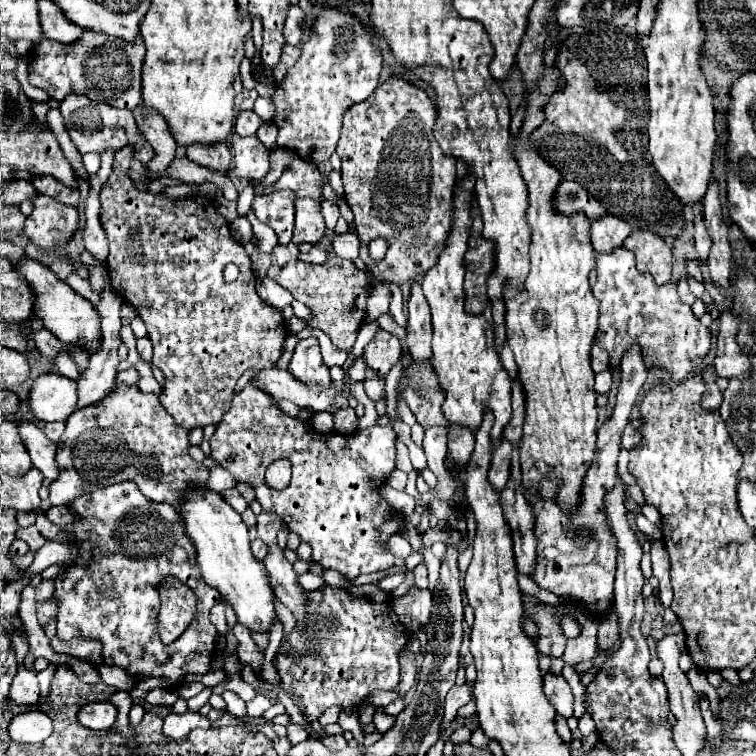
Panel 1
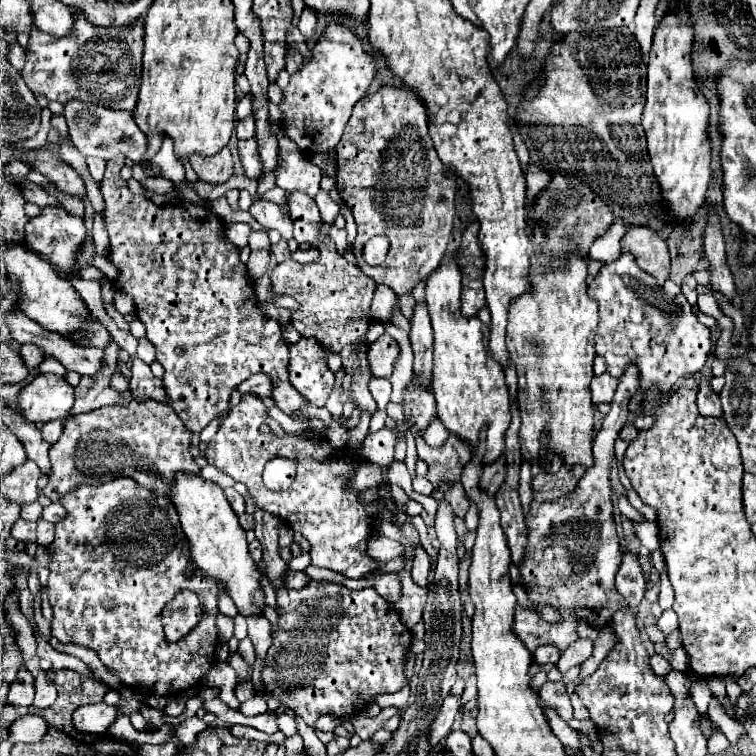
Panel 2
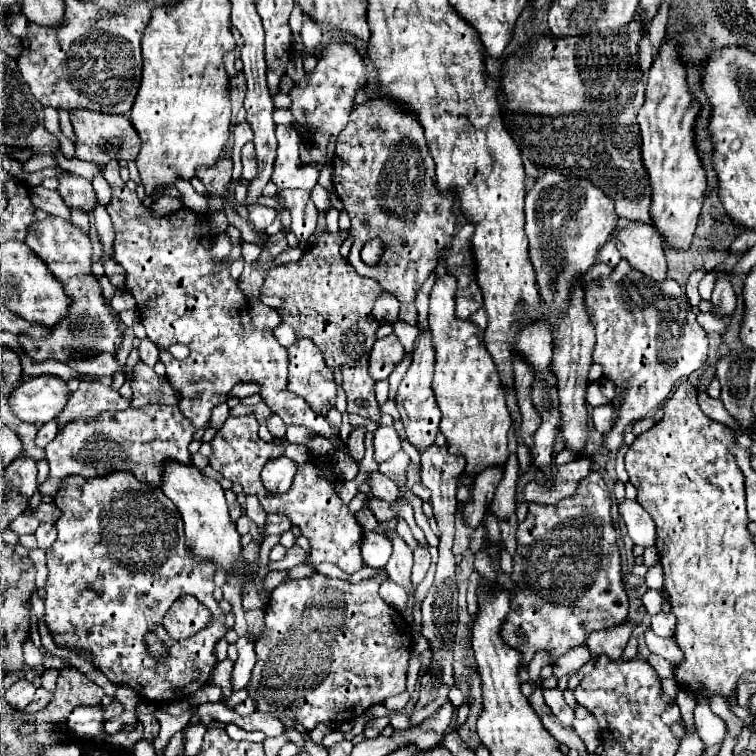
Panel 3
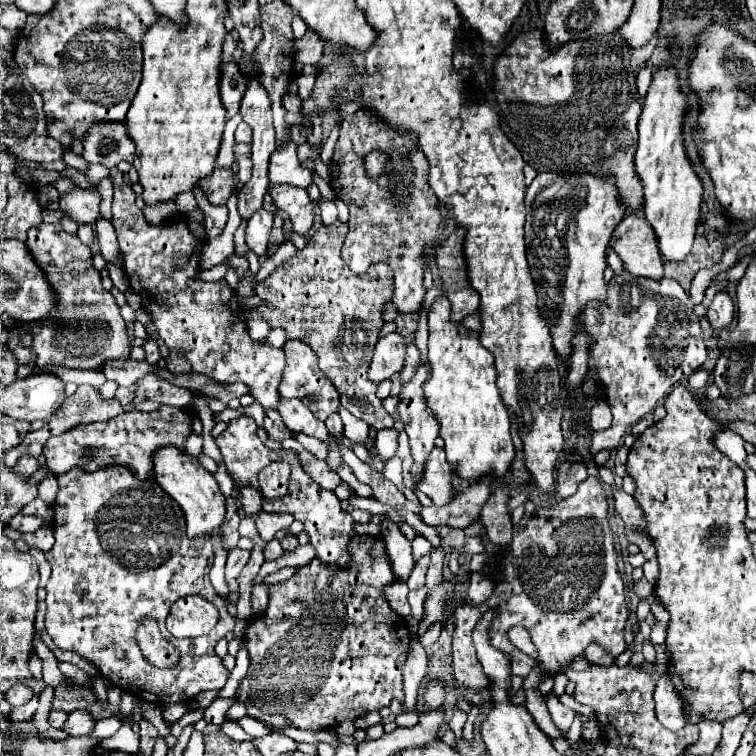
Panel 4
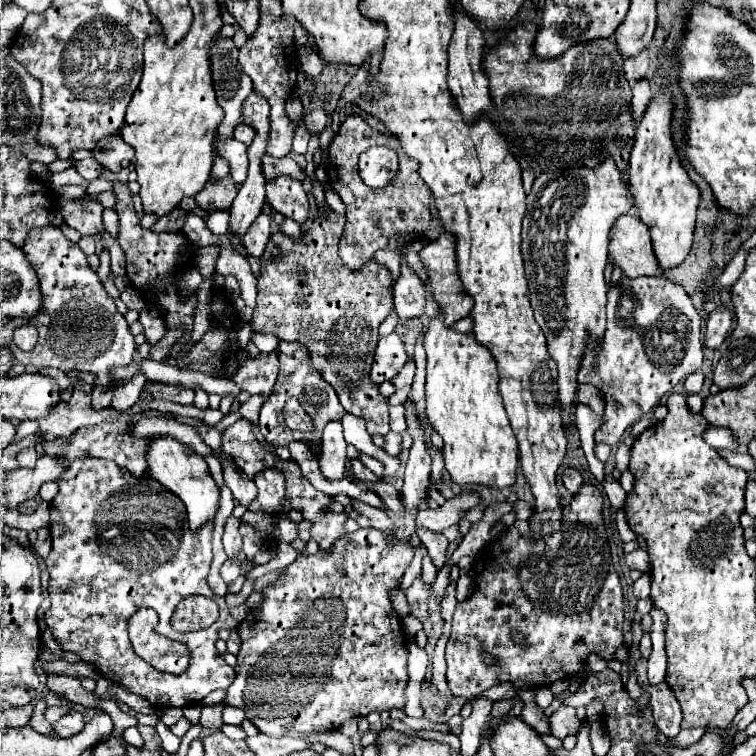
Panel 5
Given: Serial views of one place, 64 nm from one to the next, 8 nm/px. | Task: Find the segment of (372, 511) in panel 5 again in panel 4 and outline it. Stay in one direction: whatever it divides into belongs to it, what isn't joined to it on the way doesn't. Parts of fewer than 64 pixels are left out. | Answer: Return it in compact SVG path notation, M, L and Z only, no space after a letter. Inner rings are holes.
M382 520L382 536L388 540L390 546L386 546L388 556L394 564L394 574L396 580L406 582L408 574L412 572L412 550L410 550L410 542L404 538L404 534L400 532L400 528L392 522L392 520Z

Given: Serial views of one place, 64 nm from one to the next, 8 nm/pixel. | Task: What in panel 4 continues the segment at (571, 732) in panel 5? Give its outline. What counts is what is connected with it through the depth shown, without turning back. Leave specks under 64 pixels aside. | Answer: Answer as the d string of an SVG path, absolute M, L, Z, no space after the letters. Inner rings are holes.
M554 694L548 696L548 710L550 710L552 722L556 724L556 728L558 728L562 734L566 734L568 728L572 726L572 720L574 720L576 712L572 710L572 708L560 704Z

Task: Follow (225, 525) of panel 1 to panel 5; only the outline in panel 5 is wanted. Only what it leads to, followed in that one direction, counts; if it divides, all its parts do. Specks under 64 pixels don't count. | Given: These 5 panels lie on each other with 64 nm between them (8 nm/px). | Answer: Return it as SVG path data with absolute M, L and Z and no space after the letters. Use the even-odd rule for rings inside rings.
M150 436L148 438L148 450L146 450L146 462L150 476L158 480L162 486L166 486L170 492L174 492L188 510L188 522L190 528L200 528L206 520L216 516L218 502L220 502L220 490L214 484L208 464L202 456L198 456L190 446L182 444L174 436Z

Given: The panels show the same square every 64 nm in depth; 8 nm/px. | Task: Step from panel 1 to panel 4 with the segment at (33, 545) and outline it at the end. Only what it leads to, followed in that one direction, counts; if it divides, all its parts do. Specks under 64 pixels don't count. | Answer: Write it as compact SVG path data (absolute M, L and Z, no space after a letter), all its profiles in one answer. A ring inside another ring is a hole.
M22 512L12 516L12 520L10 520L10 526L20 532L36 532L42 524L46 524L46 520L42 516L26 516Z

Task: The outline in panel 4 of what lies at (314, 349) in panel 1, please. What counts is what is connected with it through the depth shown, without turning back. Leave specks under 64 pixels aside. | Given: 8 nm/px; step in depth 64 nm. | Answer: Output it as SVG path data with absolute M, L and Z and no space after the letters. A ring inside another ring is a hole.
M288 340L282 346L284 354L286 354L286 366L282 372L282 380L278 386L278 394L282 398L300 398L310 412L318 418L318 420L326 420L332 414L338 414L338 406L340 406L340 396L334 388L334 384L330 384L330 380L324 376L324 372L318 368L316 356L312 352L312 348L308 344L302 344L302 340Z

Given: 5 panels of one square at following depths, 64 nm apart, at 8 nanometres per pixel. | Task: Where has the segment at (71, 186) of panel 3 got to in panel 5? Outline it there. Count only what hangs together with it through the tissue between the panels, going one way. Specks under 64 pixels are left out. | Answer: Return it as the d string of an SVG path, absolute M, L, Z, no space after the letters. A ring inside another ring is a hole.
M62 200L60 214L70 228L76 228L80 236L92 236L104 232L102 224L102 206L96 202L80 202L80 200Z

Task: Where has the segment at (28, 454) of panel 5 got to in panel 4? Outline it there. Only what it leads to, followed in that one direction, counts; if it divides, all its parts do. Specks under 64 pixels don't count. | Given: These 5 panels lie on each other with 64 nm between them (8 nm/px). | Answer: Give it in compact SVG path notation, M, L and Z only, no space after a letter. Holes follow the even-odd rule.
M22 456L14 466L14 472L22 476L32 476L36 470L38 470L38 462L34 456Z

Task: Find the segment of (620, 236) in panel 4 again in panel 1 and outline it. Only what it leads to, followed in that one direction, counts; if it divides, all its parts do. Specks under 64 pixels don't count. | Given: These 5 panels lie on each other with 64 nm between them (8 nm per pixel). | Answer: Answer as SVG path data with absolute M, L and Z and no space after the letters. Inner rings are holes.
M636 230L624 240L622 246L634 252L640 272L652 274L656 284L670 282L672 250L666 246L666 242L658 234Z

